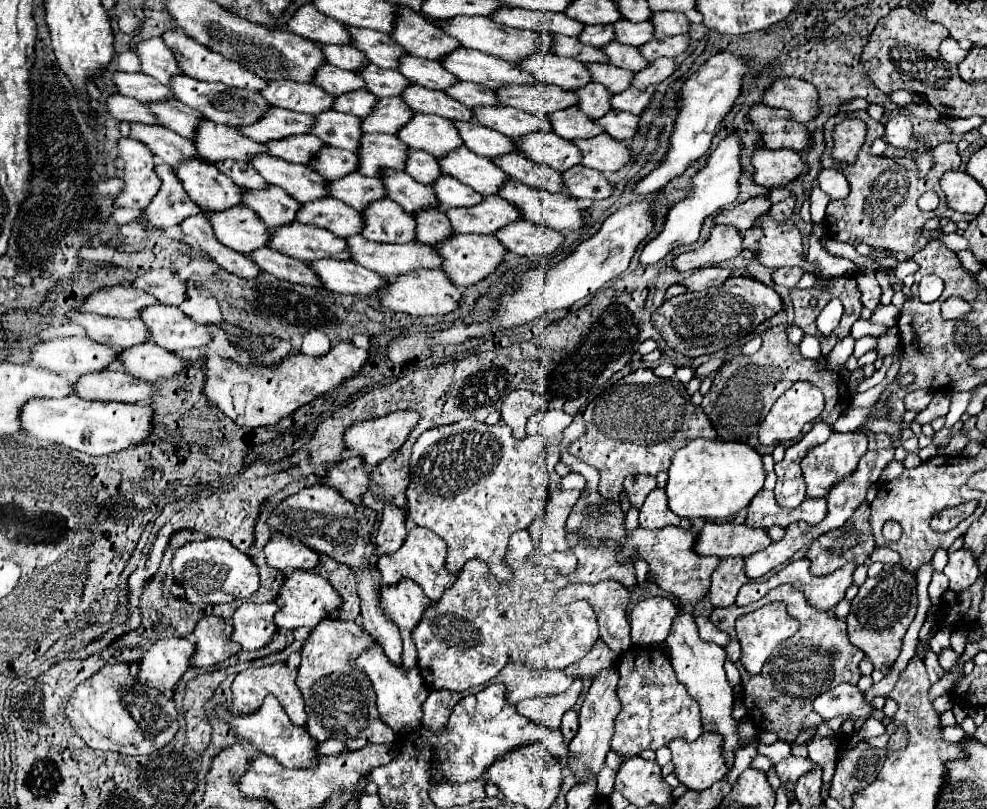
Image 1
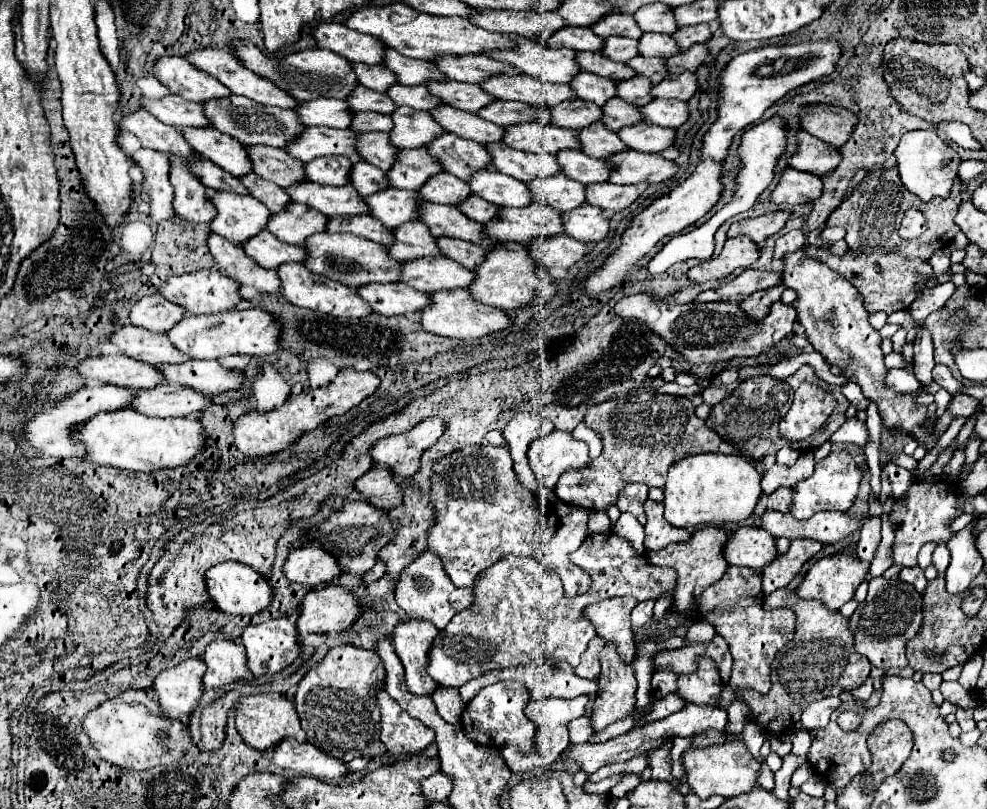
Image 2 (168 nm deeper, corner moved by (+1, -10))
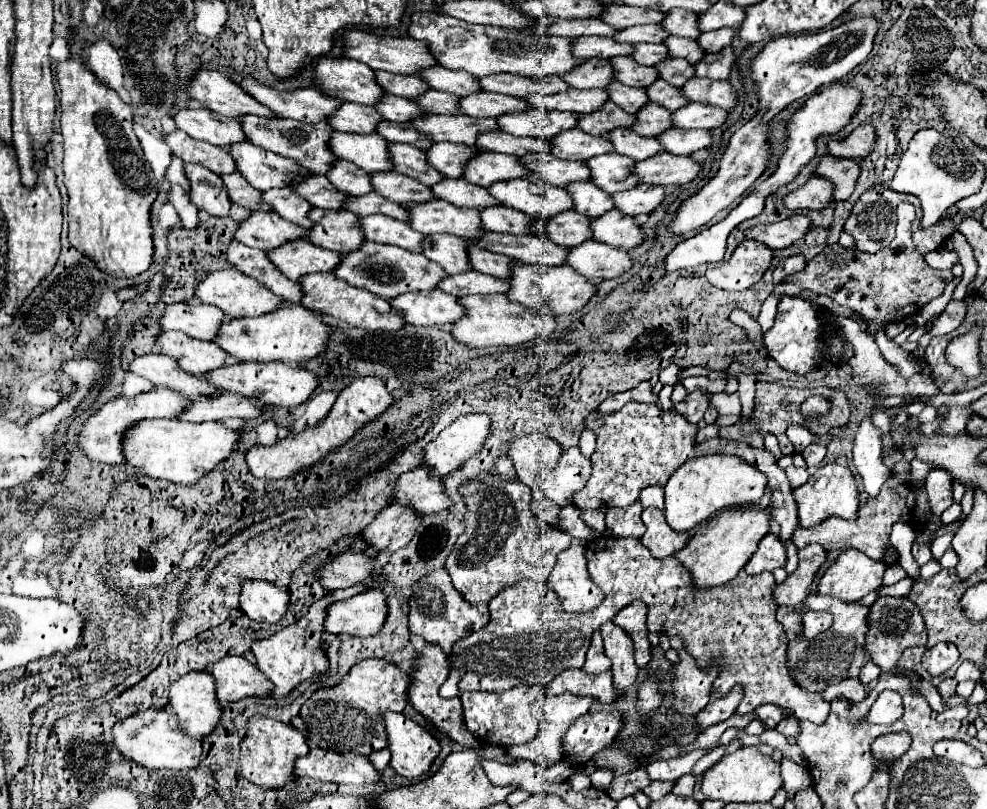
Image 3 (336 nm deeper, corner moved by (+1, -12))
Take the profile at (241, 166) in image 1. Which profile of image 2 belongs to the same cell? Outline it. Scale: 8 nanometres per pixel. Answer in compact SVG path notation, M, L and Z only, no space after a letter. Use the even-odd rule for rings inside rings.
M254 173L242 177L242 183L248 187L250 195L256 197L258 201L262 201L272 213L280 213L280 211L284 211L284 207L288 203L292 203L292 199L288 199L284 189L276 187L276 183L268 183L266 179L260 179Z

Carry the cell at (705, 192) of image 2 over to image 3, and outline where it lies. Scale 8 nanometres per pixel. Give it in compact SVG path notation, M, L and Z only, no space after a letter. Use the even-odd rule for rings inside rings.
M760 117L748 121L744 127L740 127L726 145L722 157L720 157L720 169L718 173L694 195L682 201L678 207L672 223L668 225L668 231L672 235L686 235L694 229L704 227L718 211L730 207L766 169L768 159L768 145L766 145L766 123L760 121Z

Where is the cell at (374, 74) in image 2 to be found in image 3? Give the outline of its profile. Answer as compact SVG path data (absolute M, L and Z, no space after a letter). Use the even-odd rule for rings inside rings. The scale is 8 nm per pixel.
M376 71L376 81L386 93L406 99L418 97L420 93L424 93L424 89L428 89L428 85L424 85L424 81L414 75L392 75L386 71Z

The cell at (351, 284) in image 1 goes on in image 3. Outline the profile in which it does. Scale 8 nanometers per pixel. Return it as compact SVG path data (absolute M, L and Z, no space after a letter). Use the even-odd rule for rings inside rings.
M440 289L402 293L390 299L390 307L404 317L410 325L450 325L452 321L464 315L464 307L458 305L454 295L448 295Z

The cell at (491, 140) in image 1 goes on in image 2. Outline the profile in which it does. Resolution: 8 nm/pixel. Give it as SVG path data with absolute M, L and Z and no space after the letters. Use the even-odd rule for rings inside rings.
M490 143L486 149L492 155L492 169L498 169L524 183L530 183L536 177L552 177L562 171L556 155L532 155L504 143Z

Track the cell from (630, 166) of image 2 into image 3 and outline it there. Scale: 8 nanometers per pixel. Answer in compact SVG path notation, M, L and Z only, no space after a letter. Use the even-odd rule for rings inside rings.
M656 153L644 161L634 163L634 175L640 183L650 185L684 185L696 179L700 165L690 157L680 157L672 153Z

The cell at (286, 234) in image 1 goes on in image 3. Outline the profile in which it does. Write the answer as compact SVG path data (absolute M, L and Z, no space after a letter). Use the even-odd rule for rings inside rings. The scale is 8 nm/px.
M364 241L360 245L360 249L354 249L352 253L342 255L340 263L334 267L332 275L338 279L344 279L352 287L366 289L384 299L392 299L398 293L434 289L436 283L442 277L446 277L444 269L440 269L440 265L428 261L422 253L412 253L412 251L394 247L394 245L380 245L374 241Z

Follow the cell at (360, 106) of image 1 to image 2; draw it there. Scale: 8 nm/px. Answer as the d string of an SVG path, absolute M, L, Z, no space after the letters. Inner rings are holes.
M356 113L352 121L354 131L392 131L392 119L380 113Z

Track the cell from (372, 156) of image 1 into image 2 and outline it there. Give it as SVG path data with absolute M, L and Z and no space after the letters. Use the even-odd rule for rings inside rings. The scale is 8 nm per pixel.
M426 147L402 149L398 161L386 173L390 187L394 189L420 189L432 175L444 171L438 159L434 159Z

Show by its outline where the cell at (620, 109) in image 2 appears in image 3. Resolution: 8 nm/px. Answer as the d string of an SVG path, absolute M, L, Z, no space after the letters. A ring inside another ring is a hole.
M646 103L634 117L636 117L636 123L630 125L630 129L638 135L654 137L662 133L662 129L670 127L670 111L662 109L656 103Z

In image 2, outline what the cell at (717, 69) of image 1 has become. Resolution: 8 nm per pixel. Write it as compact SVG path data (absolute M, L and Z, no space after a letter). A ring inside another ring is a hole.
M818 39L818 41L802 41L796 45L760 47L734 57L720 75L718 119L704 137L702 159L708 157L724 159L738 131L742 131L750 123L760 121L764 111L776 101L780 101L786 93L834 73L840 55L842 55L842 45L838 39Z

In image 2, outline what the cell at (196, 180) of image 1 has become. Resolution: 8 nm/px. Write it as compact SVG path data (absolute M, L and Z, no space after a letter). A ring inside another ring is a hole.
M216 191L216 195L212 195L212 203L218 211L212 221L212 231L234 243L246 243L252 235L264 231L272 215L264 203L250 195Z

